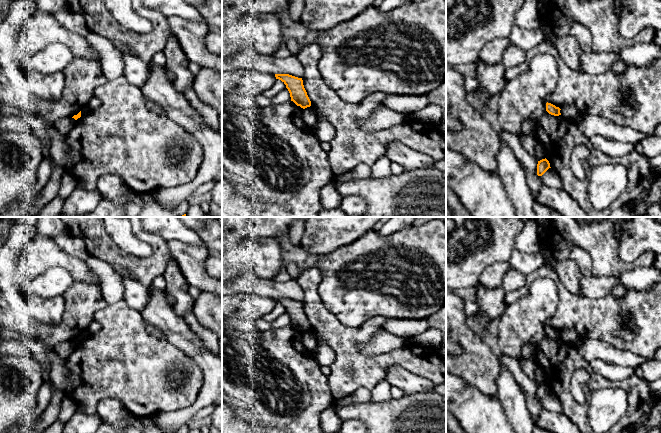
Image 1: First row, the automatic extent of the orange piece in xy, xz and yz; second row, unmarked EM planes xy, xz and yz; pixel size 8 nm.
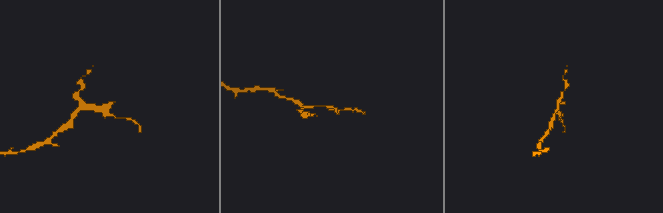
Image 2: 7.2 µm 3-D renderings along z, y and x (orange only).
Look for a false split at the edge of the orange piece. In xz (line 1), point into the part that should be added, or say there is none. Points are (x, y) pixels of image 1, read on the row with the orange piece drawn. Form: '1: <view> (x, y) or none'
1: none

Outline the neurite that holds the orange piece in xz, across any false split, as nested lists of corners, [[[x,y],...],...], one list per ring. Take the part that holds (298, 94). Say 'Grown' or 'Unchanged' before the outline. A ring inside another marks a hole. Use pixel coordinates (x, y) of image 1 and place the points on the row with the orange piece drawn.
Unchanged. [[[275,74],[276,79],[281,80],[288,89],[293,101],[297,106],[305,109],[311,106],[311,101],[303,85],[302,78],[298,78],[289,74]]]

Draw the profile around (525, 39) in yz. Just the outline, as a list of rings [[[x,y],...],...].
[[[515,25],[508,39],[511,44],[516,45],[524,51],[528,51],[541,43],[545,38],[540,27],[534,30],[528,30]]]

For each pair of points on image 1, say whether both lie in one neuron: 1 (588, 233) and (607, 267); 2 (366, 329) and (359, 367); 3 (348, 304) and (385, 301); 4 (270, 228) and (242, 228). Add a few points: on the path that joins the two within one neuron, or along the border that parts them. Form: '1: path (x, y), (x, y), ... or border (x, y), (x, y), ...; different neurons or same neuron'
1: path (595, 241), (604, 252), (605, 259); same neuron
2: path (356, 337), (352, 341), (352, 357); same neuron
3: path (357, 301), (376, 301); same neuron
4: path (263, 228), (249, 228); same neuron

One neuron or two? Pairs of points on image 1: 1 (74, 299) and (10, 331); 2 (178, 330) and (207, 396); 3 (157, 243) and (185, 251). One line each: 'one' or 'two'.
1: one
2: one
3: two

